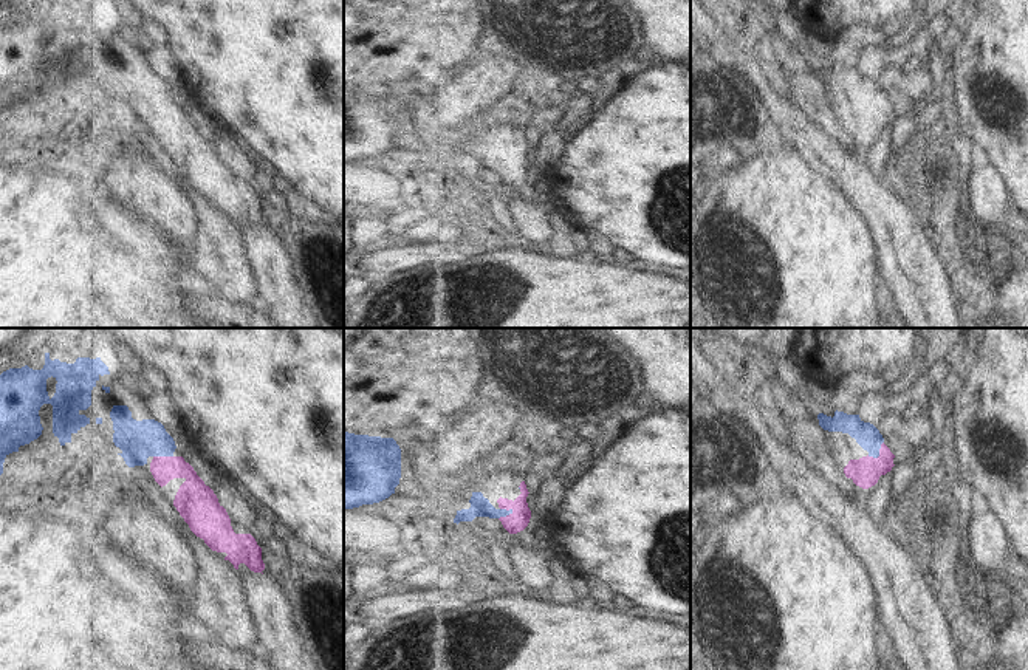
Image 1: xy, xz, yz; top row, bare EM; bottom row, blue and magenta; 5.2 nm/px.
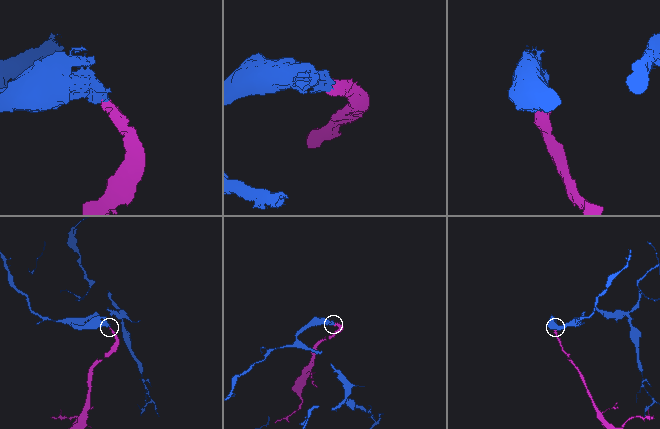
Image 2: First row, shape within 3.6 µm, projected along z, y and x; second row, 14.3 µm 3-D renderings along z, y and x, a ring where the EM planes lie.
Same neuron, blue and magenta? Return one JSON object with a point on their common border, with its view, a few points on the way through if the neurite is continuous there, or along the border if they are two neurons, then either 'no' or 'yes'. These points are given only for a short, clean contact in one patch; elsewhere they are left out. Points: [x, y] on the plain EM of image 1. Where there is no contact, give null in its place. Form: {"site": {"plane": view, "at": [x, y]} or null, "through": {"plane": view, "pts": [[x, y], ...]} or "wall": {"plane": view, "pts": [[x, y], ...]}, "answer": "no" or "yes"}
{"site": {"plane": "xz", "at": [505, 169]}, "answer": "yes"}

